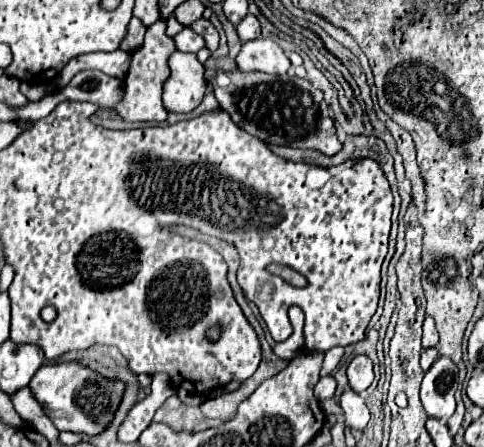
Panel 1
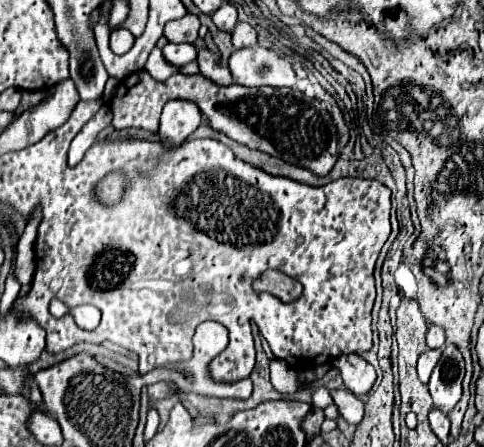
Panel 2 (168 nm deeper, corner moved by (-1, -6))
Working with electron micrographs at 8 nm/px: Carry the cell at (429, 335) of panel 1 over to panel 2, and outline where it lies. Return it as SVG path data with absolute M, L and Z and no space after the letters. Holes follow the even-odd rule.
M430 325L428 327L428 333L426 333L426 341L428 341L428 347L442 347L446 343L446 335L444 335L444 329L440 325Z

